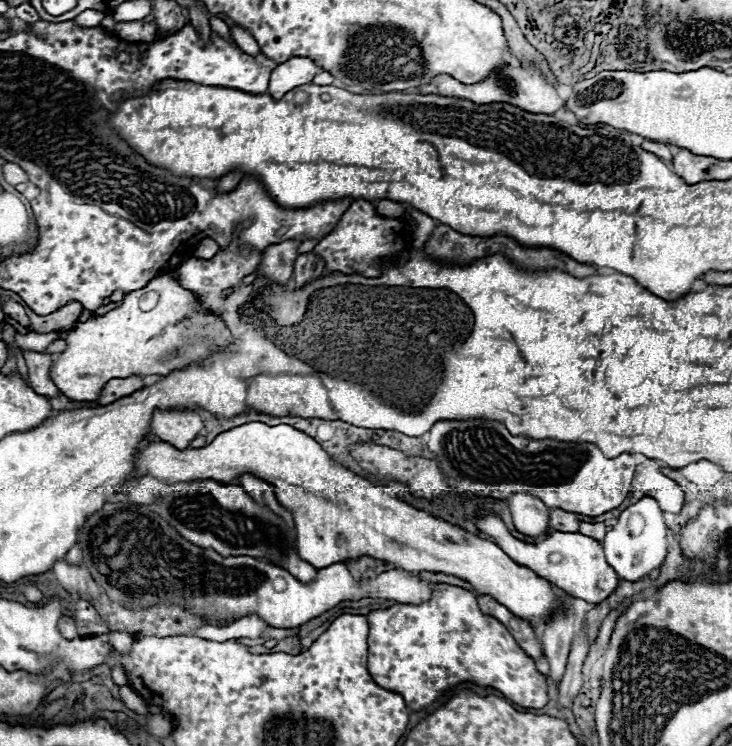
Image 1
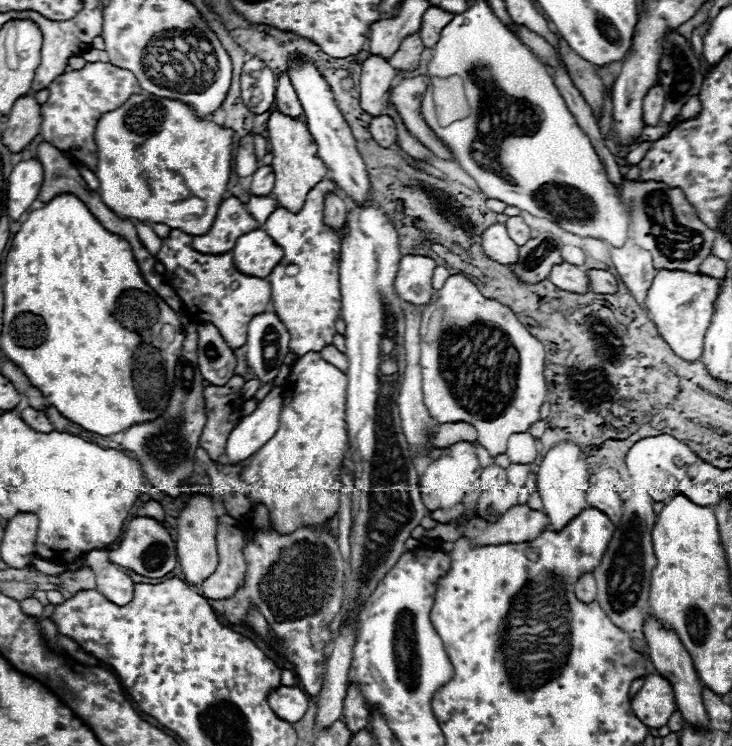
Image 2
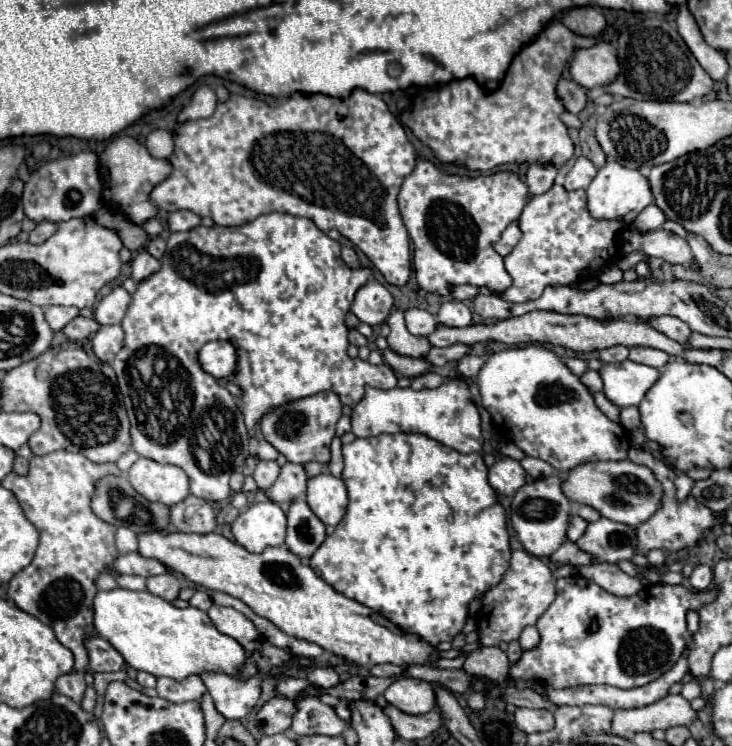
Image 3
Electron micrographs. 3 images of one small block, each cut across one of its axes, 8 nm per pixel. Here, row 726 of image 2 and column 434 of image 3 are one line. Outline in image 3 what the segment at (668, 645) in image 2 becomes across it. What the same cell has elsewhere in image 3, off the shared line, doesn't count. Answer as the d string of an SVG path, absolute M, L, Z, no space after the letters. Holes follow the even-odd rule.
M402 676L394 680L386 690L384 698L388 704L396 706L406 714L426 714L436 706L434 688L428 682Z

